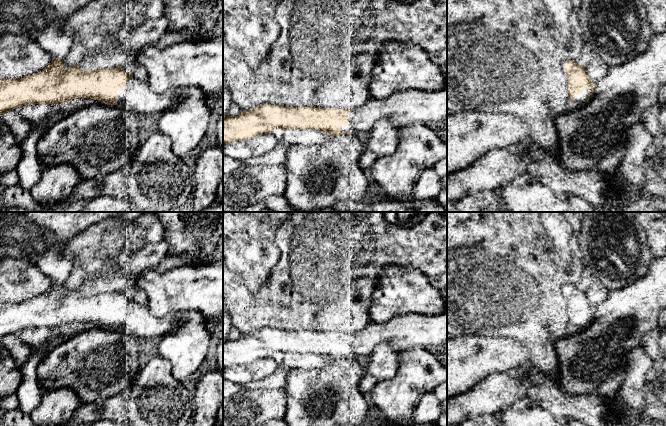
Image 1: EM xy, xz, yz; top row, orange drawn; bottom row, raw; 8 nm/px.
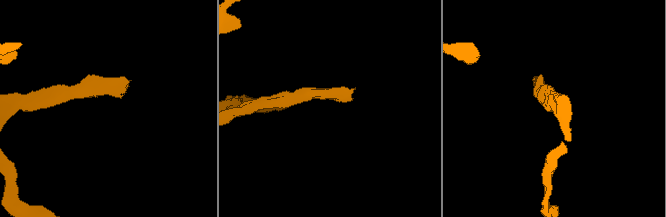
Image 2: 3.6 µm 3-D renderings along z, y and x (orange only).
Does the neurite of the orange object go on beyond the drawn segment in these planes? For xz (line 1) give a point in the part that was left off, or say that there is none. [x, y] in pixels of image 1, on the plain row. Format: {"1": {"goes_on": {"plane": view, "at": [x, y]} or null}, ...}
{"1": {"goes_on": {"plane": "xz", "at": [419, 371]}}}

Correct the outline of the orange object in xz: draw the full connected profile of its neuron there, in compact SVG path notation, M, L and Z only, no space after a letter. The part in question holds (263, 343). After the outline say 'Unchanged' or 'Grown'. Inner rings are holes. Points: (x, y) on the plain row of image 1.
M447 299L444 310L436 315L411 313L393 318L386 323L369 323L363 330L352 334L264 328L250 335L242 335L238 340L227 339L223 343L223 370L271 357L276 352L319 354L330 360L351 357L365 359L369 358L375 347L382 342L390 342L395 350L401 352L400 361L395 376L377 382L370 395L375 406L381 410L387 420L400 426L414 426L412 416L421 398L447 381L447 364L440 362L426 349L429 346L443 346L447 342Z. Grown

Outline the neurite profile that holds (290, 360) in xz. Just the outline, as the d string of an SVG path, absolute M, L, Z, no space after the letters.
M286 353L280 365L286 369L320 369L328 367L331 361L332 360L319 354Z

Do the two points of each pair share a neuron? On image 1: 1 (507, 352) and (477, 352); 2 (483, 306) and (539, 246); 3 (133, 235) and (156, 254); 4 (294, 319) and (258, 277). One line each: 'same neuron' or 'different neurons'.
1: same neuron
2: same neuron
3: different neurons
4: different neurons

